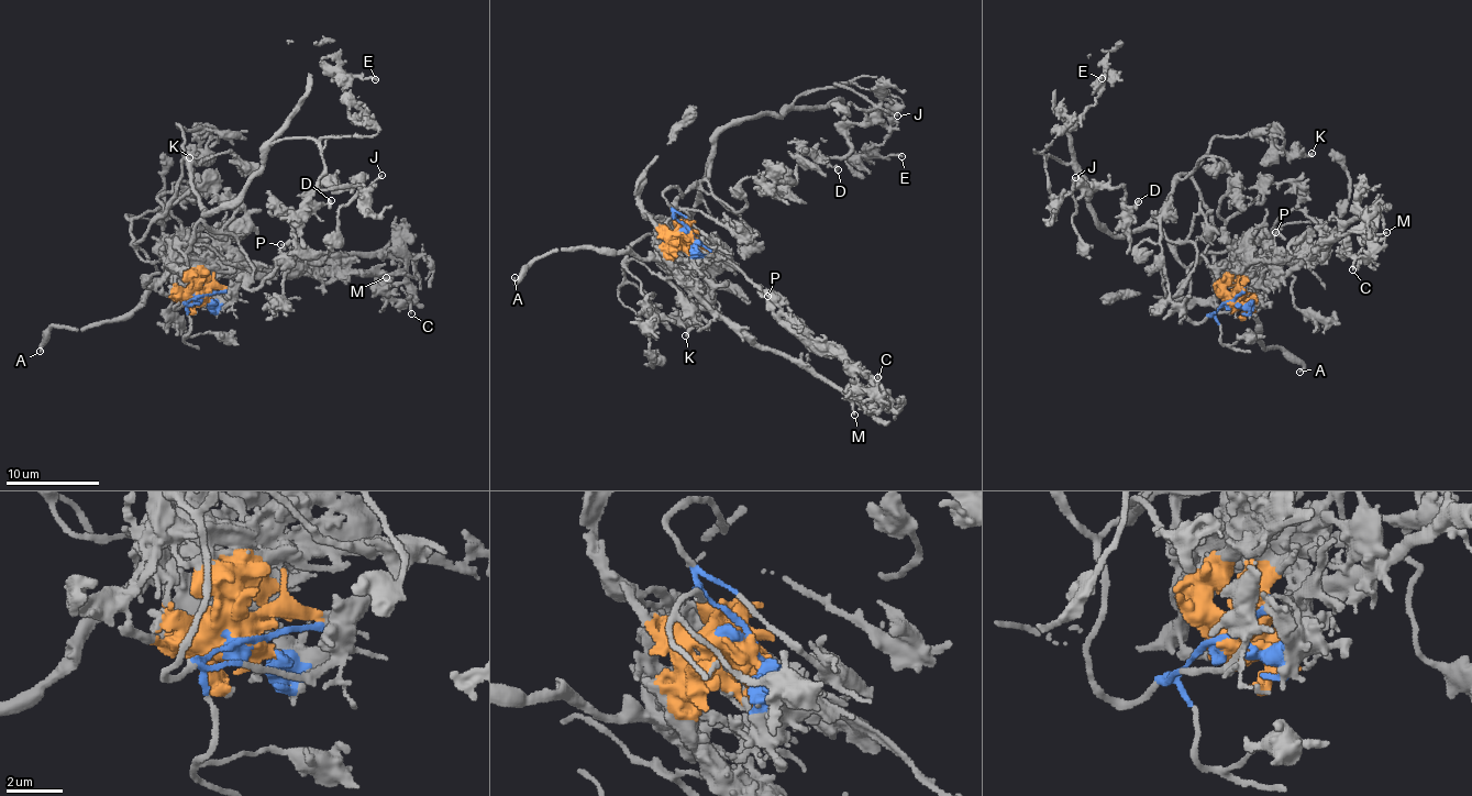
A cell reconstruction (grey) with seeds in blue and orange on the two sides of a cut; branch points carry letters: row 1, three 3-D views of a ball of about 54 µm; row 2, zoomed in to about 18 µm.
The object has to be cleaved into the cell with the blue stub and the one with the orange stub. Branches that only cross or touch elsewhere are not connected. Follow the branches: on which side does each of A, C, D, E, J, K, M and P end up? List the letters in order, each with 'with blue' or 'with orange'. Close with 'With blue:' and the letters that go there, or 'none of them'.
A: with orange
C: with orange
D: with blue
E: with blue
J: with blue
K: with blue
M: with orange
P: with orange
With blue: D, E, J, K

